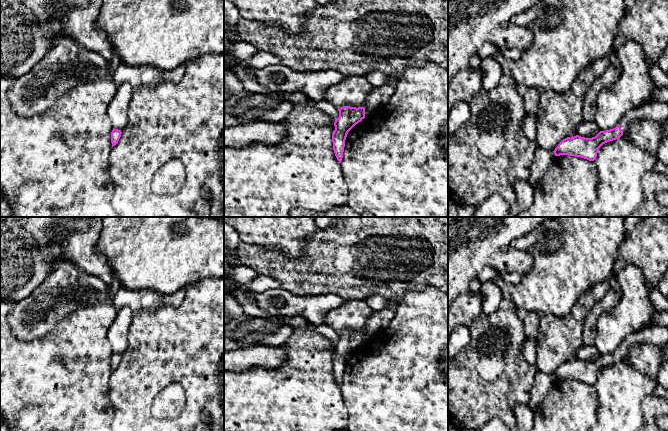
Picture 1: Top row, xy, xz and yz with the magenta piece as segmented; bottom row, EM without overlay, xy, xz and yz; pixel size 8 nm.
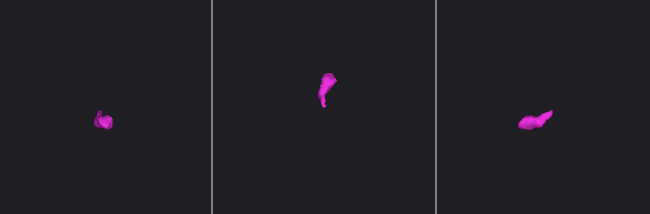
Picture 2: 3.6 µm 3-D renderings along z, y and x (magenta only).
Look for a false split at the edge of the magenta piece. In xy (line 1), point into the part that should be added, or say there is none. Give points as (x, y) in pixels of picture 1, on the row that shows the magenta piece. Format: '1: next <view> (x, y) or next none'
1: next none

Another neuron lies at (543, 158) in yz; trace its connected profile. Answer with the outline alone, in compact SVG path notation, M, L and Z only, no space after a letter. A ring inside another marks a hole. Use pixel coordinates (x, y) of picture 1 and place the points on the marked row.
M537 147L535 157L530 166L530 176L528 178L529 183L534 188L540 184L554 157L555 154L553 151Z

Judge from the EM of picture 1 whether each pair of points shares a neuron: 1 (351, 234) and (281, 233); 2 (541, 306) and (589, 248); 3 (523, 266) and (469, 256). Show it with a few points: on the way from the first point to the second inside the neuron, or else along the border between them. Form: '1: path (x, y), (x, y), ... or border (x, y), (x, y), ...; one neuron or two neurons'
1: border (318, 229), (306, 244), (302, 254); two neurons
2: path (545, 292), (575, 262); one neuron
3: path (510, 259), (502, 256), (482, 256); one neuron

